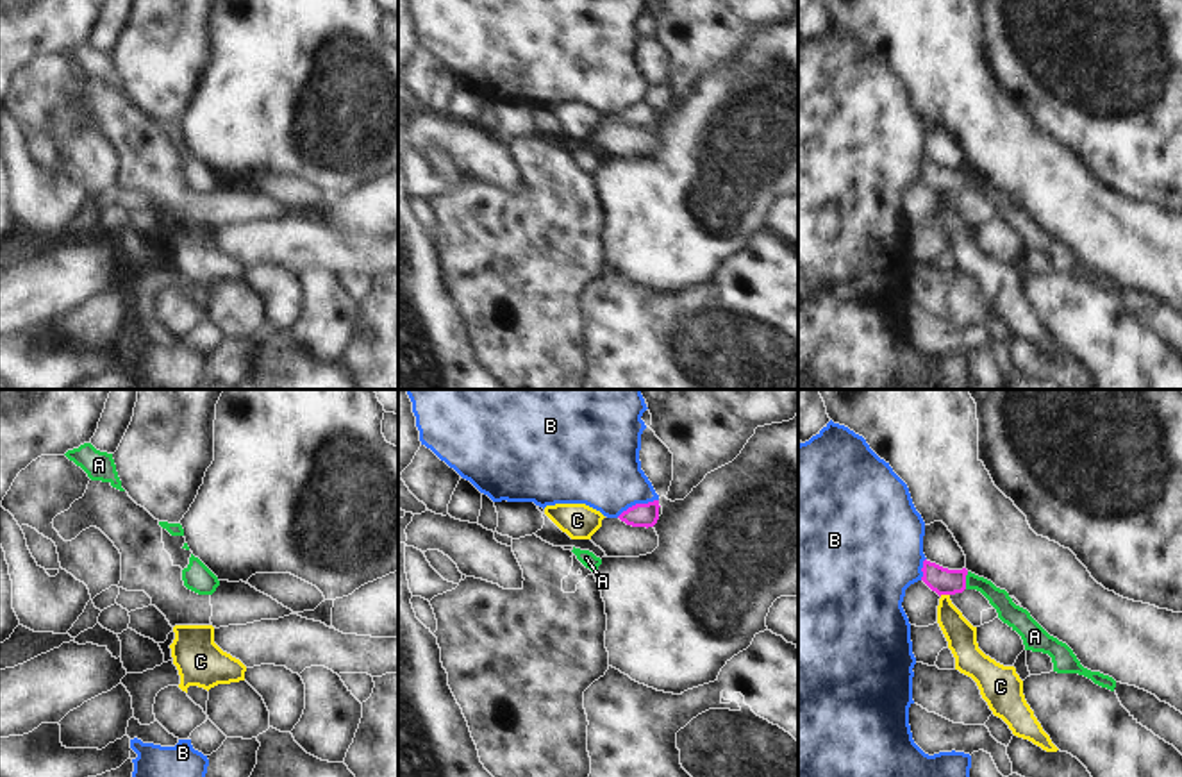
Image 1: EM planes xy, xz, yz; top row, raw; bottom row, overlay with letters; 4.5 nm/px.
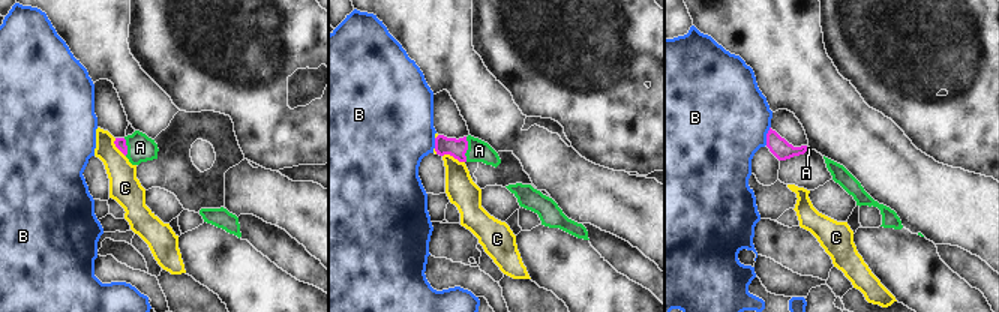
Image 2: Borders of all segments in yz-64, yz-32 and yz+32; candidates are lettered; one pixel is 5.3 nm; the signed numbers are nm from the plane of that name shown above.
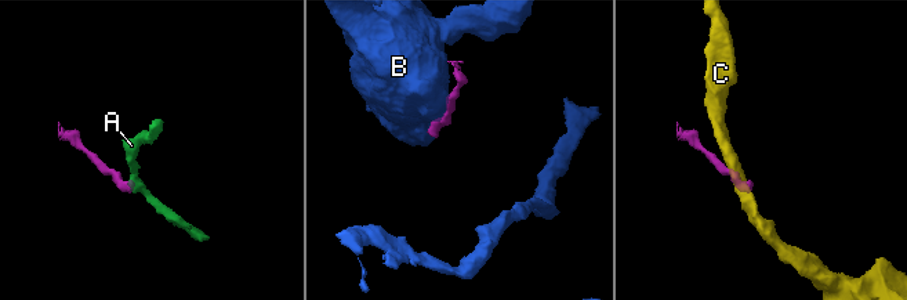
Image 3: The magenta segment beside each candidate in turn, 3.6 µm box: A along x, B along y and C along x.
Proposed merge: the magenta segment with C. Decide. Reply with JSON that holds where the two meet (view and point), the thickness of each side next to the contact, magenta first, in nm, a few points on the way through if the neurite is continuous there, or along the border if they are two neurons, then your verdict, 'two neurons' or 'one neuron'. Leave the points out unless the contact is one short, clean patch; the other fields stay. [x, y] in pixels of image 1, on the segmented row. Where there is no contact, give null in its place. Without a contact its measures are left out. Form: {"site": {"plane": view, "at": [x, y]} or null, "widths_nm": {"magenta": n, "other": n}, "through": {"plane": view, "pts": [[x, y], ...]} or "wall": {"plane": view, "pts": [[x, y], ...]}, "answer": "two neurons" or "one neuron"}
{"site": {"plane": "yz", "at": [943, 593]}, "widths_nm": {"magenta": 120, "other": 140}, "wall": {"plane": "yz", "pts": [[948, 593], [940, 595]]}, "answer": "two neurons"}

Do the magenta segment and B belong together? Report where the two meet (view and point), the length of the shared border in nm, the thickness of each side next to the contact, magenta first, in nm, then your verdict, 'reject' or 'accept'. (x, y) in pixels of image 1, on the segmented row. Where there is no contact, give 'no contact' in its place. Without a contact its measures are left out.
xz (636, 504) | 200 nm | 110/380 nm | reject

